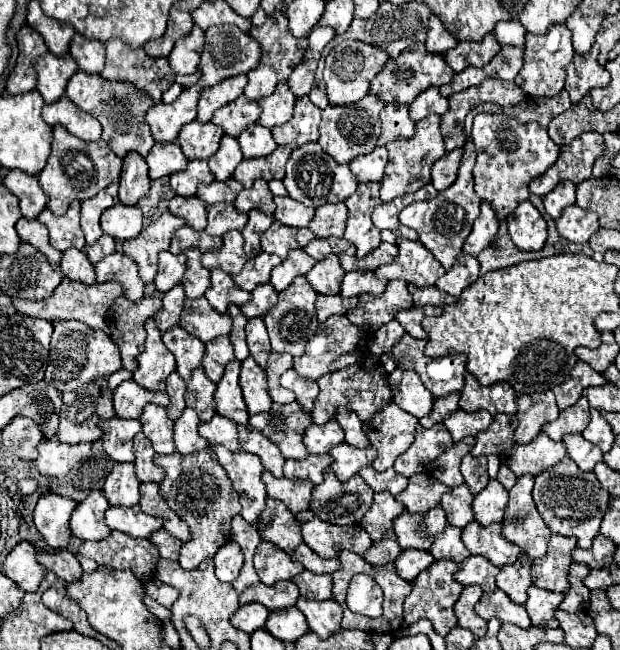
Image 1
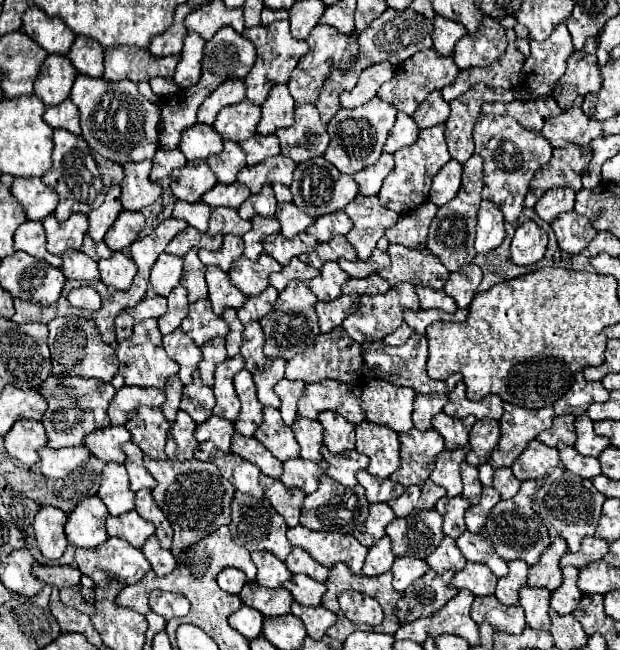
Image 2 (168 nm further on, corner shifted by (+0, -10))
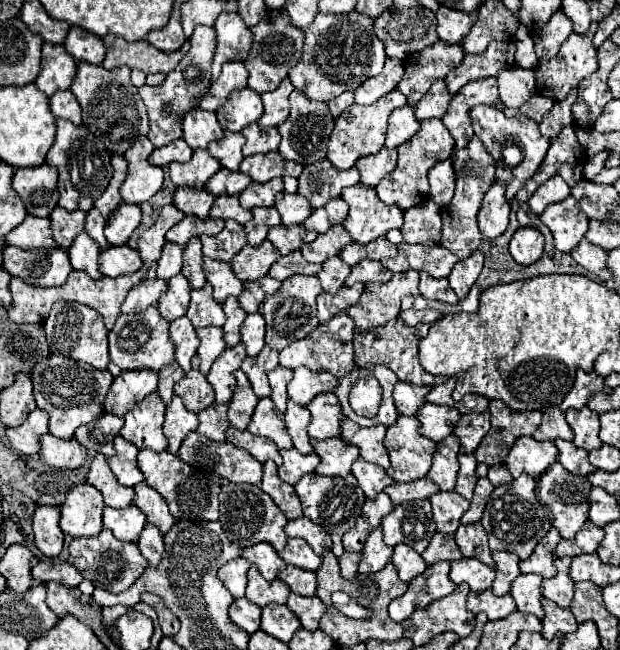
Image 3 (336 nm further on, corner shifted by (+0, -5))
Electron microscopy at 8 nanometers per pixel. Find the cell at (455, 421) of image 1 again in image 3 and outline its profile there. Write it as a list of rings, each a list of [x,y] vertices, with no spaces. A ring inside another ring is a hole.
[[[424,403],[418,409],[418,421],[420,421],[420,435],[438,441],[452,433],[454,423],[460,419],[460,413],[454,407],[446,405],[434,405]]]

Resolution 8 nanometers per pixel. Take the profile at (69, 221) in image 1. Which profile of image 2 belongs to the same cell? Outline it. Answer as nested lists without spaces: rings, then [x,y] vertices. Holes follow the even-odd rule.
[[[72,214],[68,220],[58,222],[54,216],[44,218],[44,230],[48,240],[48,252],[62,256],[66,250],[80,250],[82,238],[88,228],[88,220],[84,214]]]

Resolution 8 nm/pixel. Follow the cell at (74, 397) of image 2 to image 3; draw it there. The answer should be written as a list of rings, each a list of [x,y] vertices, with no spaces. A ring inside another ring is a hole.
[[[48,355],[46,359],[38,361],[30,379],[34,383],[34,397],[38,407],[50,415],[50,433],[60,439],[72,439],[80,425],[86,425],[102,415],[104,397],[114,377],[108,369],[98,371],[88,363],[80,363],[62,355]]]

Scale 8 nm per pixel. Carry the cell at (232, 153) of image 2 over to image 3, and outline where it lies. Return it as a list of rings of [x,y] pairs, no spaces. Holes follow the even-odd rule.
[[[224,131],[224,137],[220,141],[214,141],[208,145],[208,151],[212,157],[220,159],[222,167],[226,167],[230,171],[238,171],[238,167],[244,159],[242,147],[244,147],[244,137],[240,133]]]

